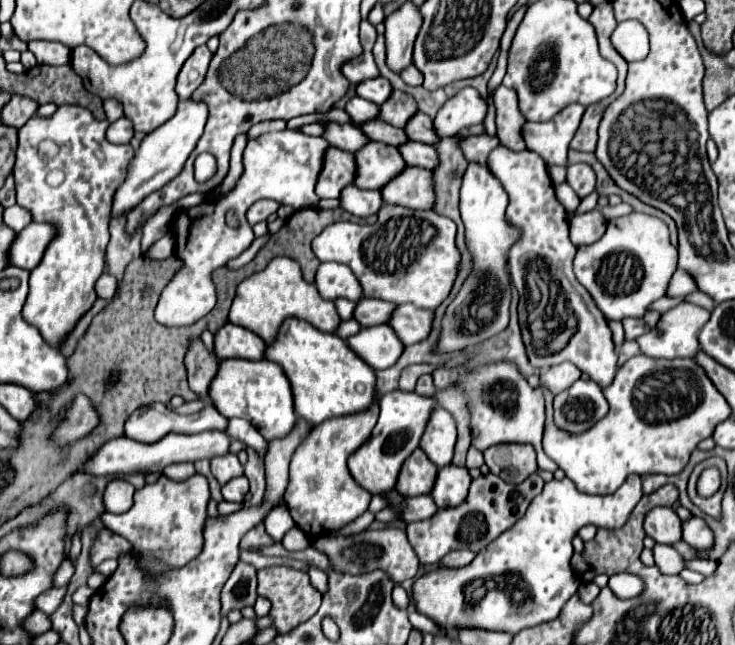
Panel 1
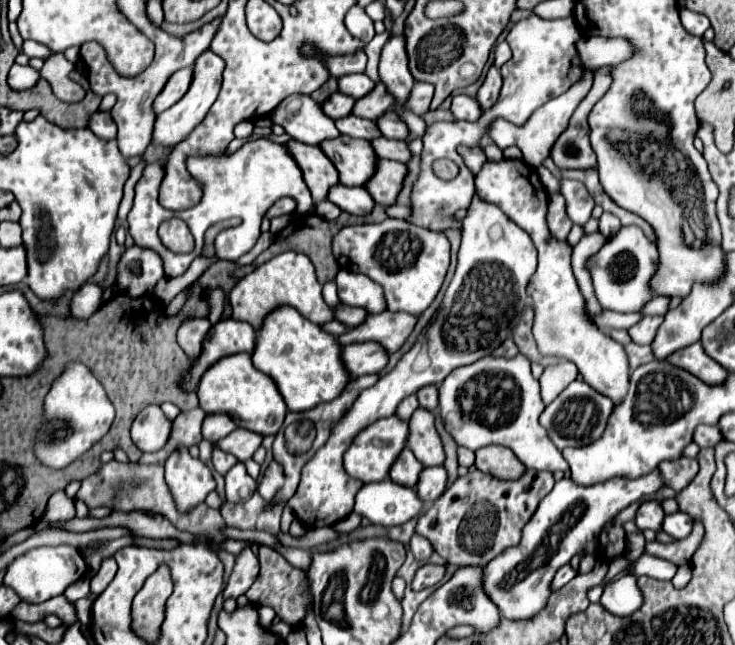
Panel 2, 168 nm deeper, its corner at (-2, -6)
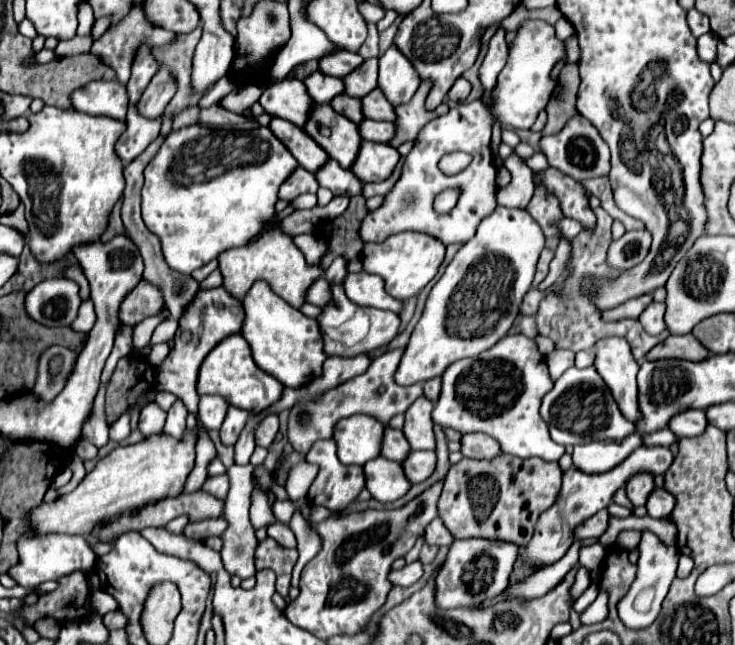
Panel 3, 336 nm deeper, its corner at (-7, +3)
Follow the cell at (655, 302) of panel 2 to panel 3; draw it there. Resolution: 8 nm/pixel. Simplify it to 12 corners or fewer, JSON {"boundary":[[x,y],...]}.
{"boundary":[[651,294],[623,302],[613,310],[605,310],[607,320],[637,318],[647,304]]}

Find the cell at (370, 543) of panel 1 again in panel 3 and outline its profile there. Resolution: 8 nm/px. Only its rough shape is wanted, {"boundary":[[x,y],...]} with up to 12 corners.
{"boundary":[[439,518],[427,524],[423,538],[429,546],[451,546],[449,530]]}

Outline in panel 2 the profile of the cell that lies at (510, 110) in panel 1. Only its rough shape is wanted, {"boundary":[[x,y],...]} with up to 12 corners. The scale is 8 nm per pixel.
{"boundary":[[492,65],[476,93],[480,107],[492,107],[498,99],[502,77]]}

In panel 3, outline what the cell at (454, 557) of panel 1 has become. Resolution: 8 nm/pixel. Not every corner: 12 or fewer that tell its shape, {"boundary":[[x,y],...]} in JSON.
{"boundary":[[419,560],[389,574],[393,584],[411,586],[423,576]]}

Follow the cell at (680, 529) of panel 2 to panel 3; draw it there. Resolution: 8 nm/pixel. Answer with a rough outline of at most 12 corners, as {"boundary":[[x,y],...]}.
{"boundary":[[655,490],[647,500],[651,518],[669,518],[675,510],[675,496]]}

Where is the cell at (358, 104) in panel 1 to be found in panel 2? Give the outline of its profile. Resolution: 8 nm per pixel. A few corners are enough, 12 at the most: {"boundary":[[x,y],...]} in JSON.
{"boundary":[[338,91],[322,103],[330,119],[352,113],[354,99]]}

